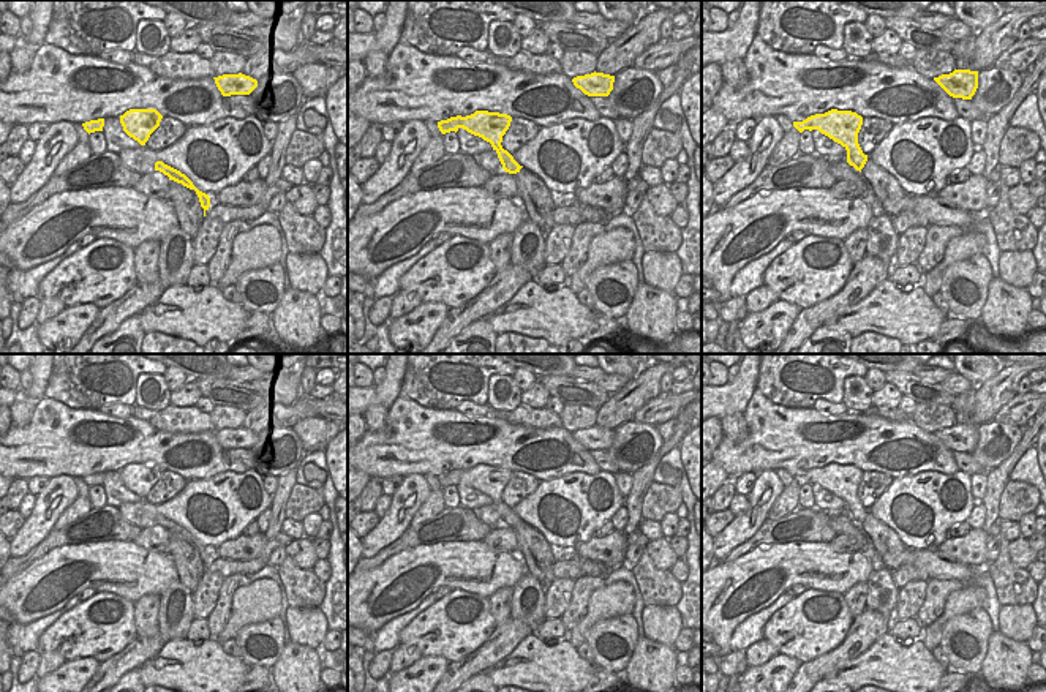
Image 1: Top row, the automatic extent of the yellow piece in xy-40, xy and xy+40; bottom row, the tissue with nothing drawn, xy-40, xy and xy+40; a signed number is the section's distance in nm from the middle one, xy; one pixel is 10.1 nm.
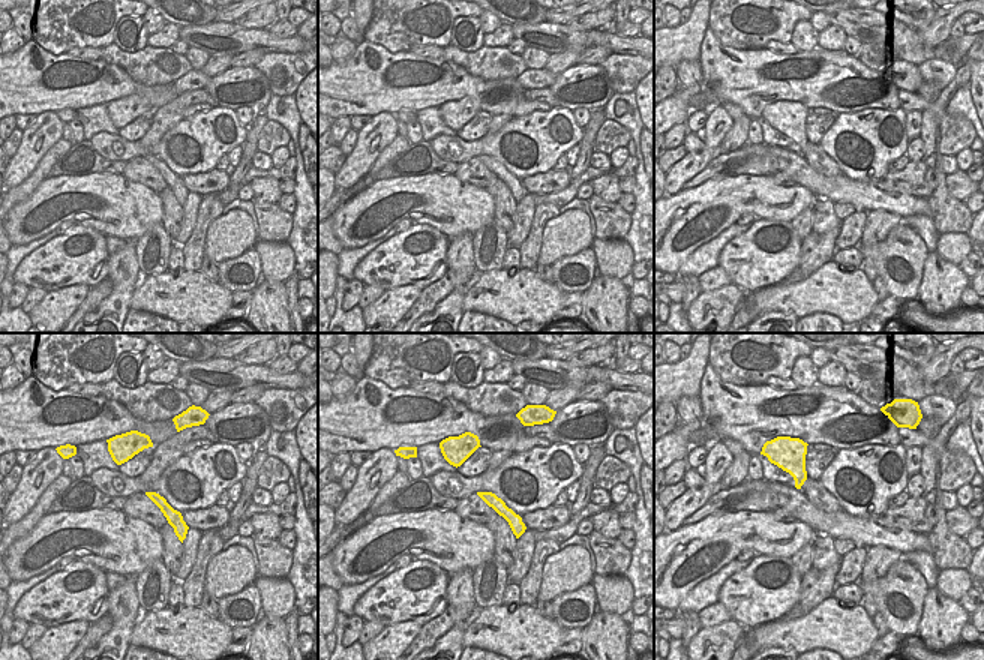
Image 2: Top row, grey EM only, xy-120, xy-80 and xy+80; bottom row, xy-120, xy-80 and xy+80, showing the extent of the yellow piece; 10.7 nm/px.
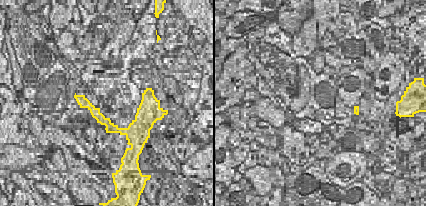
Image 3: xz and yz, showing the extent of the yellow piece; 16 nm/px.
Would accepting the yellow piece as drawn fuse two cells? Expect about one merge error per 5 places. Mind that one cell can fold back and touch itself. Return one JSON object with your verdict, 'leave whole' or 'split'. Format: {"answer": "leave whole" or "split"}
{"answer": "leave whole"}

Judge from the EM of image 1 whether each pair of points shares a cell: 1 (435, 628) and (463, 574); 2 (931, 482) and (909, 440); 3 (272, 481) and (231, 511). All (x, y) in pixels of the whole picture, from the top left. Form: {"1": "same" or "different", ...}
{"1": "different", "2": "different", "3": "different"}

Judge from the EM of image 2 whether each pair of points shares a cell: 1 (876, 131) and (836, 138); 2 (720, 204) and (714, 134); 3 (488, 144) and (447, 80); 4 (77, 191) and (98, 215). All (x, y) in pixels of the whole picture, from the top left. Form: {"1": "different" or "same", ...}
{"1": "same", "2": "different", "3": "different", "4": "same"}

